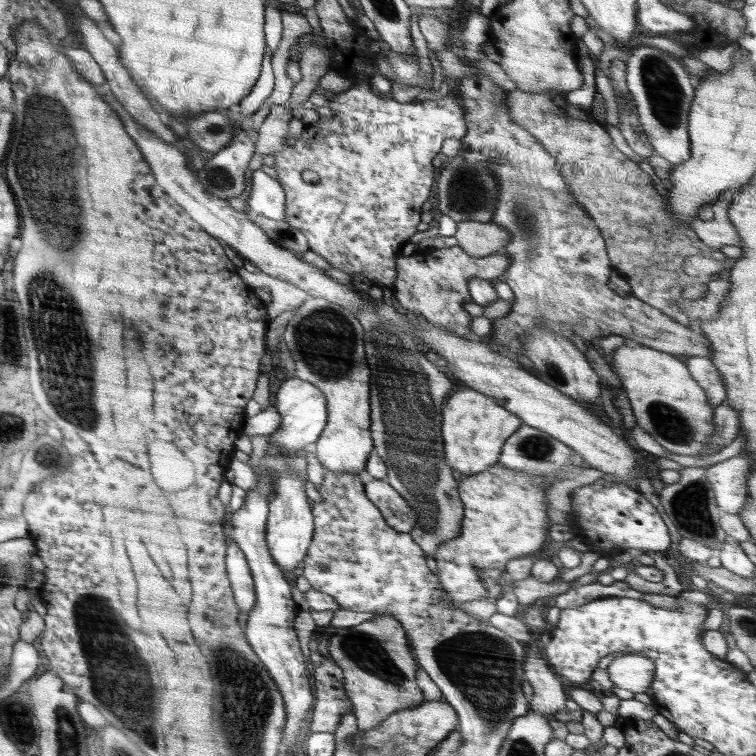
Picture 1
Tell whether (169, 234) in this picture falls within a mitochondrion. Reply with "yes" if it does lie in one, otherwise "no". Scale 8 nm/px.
no

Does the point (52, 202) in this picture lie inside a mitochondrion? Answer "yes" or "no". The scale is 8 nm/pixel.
yes

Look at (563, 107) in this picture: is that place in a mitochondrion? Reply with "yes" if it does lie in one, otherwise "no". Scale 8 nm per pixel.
no

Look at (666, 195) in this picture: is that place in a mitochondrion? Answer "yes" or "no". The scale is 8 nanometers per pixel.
no

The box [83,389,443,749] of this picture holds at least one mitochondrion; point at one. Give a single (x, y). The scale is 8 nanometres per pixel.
(369, 653)

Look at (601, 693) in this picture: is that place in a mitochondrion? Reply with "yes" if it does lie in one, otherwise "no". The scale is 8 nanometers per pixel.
no

